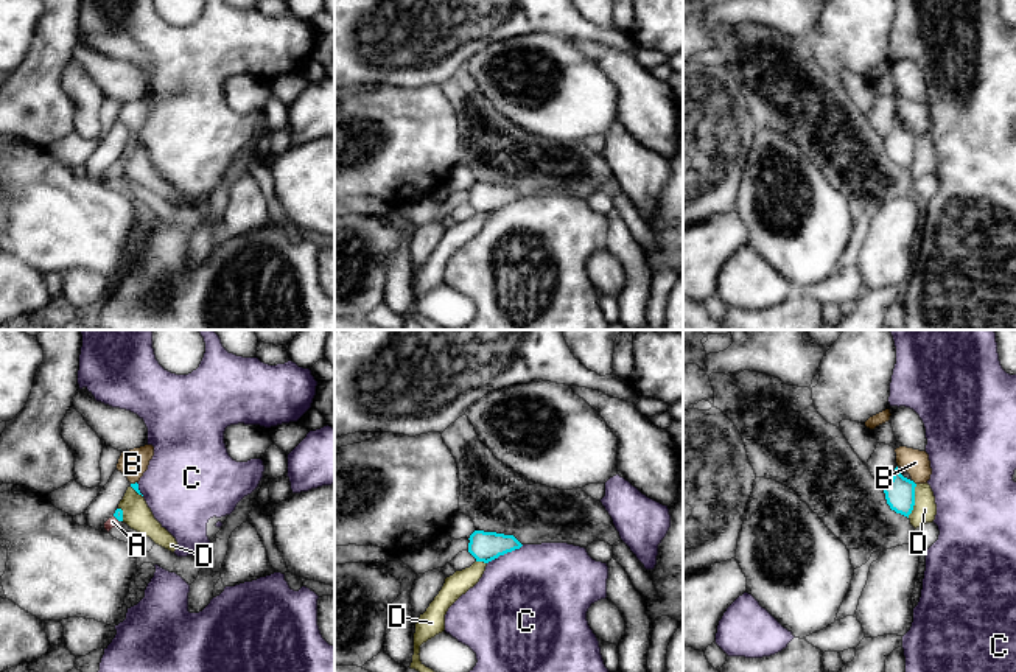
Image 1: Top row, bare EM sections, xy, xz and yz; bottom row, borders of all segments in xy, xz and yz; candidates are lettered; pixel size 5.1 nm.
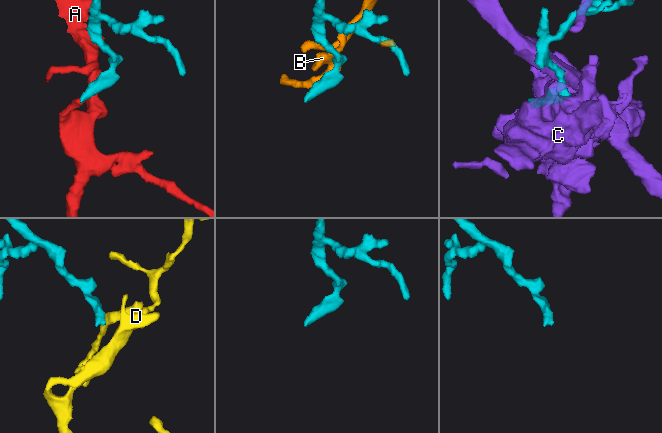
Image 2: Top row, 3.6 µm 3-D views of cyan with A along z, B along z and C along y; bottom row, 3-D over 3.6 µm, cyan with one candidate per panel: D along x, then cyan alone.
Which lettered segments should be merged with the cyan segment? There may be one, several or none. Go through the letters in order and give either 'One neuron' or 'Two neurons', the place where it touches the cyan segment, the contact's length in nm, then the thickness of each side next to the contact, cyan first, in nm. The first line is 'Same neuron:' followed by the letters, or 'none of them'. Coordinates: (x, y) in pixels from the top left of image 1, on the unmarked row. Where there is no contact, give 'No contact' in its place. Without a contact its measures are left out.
Same neuron: A
A: One neuron. Touches cyan at xy (115, 168). Shared border 50 nm. Thickness 50 nm (cyan) against 50 nm
B: Two neurons. Touches cyan at yz (914, 134). Shared border 40 nm. Thickness 160 nm (cyan) against 140 nm
C: Two neurons. Touches cyan at xz (504, 204). Shared border 220 nm. Thickness 160 nm (cyan) against 480 nm
D: Two neurons. Touches cyan at yz (914, 153). Shared border 180 nm. Thickness 160 nm (cyan) against 120 nm

